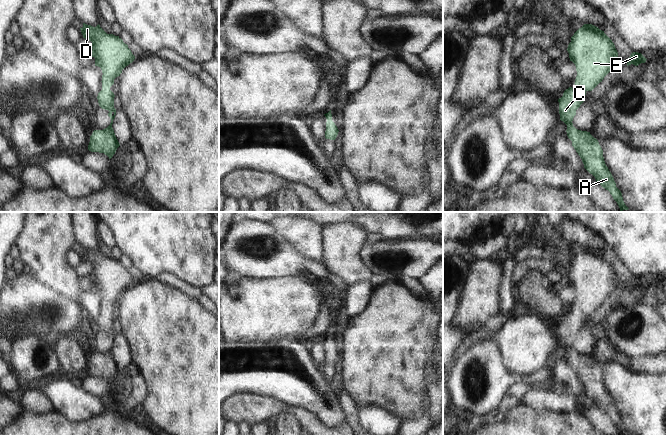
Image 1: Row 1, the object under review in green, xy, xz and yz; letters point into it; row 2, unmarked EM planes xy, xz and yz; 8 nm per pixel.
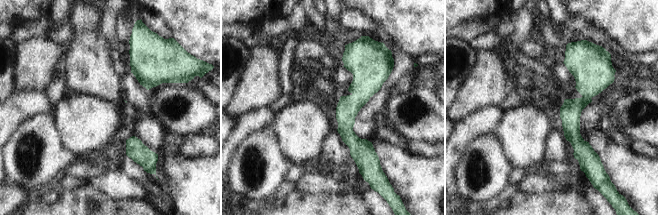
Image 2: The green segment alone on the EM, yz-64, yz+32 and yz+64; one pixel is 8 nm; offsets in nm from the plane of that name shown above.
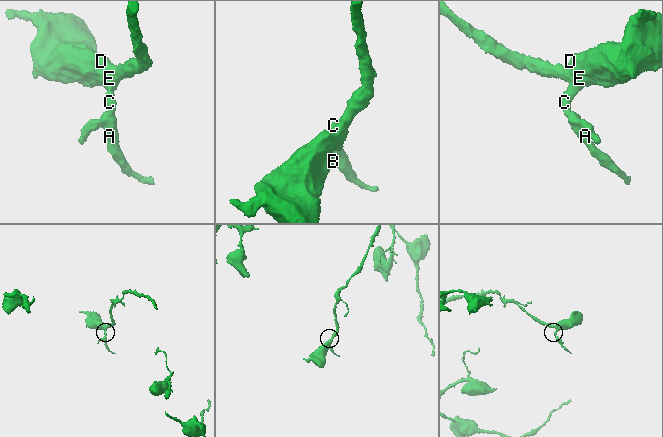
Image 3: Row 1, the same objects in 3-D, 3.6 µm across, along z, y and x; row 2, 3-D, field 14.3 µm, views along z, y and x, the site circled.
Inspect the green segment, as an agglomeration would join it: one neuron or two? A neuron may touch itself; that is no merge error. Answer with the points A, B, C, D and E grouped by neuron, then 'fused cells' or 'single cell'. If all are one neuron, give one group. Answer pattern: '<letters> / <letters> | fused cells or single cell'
A B C D E | single cell

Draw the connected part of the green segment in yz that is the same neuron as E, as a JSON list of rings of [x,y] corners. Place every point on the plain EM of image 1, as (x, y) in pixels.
[[[584,248],[574,257],[567,275],[570,285],[576,290],[577,300],[575,311],[566,313],[558,323],[560,344],[567,349],[567,360],[582,383],[584,392],[595,401],[596,407],[610,416],[620,435],[628,434],[605,388],[598,364],[590,356],[576,353],[572,347],[586,316],[592,315],[617,289],[618,276],[604,255],[592,248]]]

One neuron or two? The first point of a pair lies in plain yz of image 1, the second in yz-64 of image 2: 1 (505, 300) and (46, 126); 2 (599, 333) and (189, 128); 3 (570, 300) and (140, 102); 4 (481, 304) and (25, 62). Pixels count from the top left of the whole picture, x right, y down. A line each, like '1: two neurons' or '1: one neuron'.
1: one neuron
2: two neurons
3: one neuron
4: one neuron

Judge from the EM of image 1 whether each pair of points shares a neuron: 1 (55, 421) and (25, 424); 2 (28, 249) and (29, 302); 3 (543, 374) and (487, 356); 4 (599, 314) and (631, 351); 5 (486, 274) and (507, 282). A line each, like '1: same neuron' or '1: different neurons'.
1: same neuron
2: different neurons
3: same neuron
4: different neurons
5: different neurons

